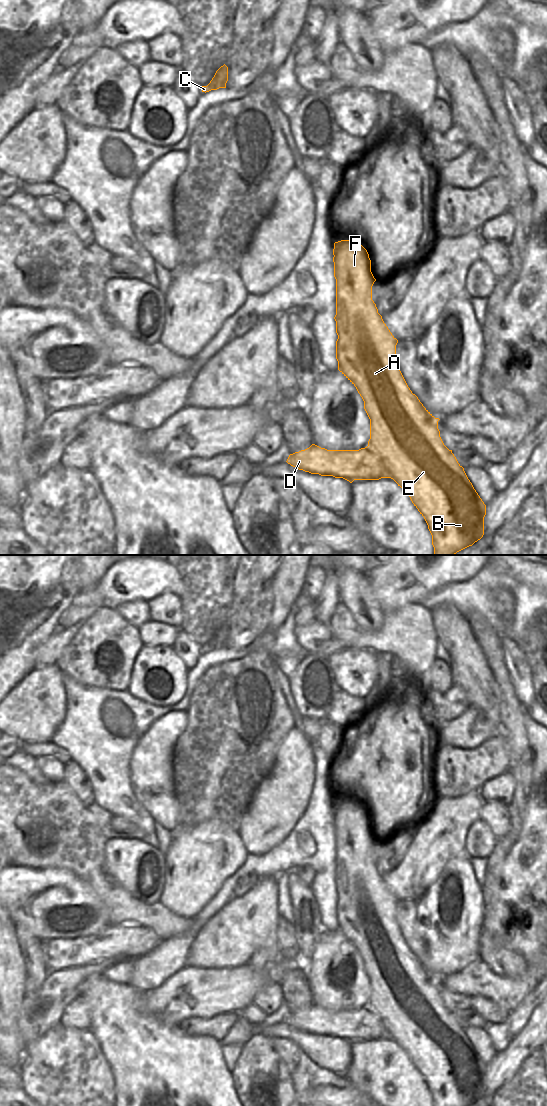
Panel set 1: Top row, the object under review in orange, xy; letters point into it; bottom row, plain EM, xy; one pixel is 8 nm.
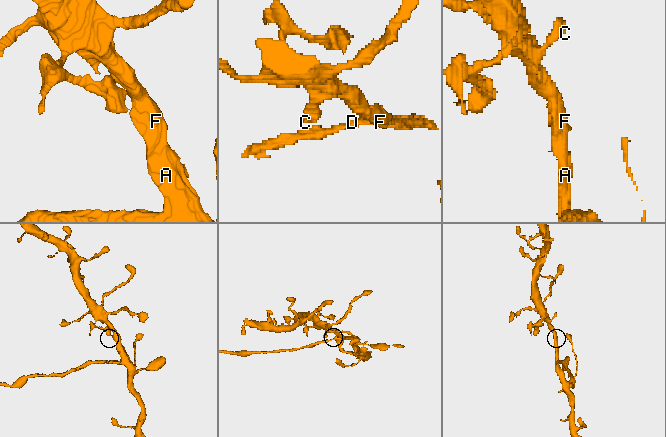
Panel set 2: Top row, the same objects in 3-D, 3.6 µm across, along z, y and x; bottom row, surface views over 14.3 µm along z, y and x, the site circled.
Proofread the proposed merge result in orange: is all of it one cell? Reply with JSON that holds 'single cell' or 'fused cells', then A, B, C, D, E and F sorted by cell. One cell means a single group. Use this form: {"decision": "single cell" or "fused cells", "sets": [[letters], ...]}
{"decision": "fused cells", "sets": [["A", "B", "C", "E", "F"], ["D"]]}

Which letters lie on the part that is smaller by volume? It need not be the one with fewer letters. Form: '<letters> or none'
D

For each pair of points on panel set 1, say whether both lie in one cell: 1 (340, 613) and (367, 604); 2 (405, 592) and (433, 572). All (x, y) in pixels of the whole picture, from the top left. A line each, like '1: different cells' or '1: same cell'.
1: different cells
2: same cell

